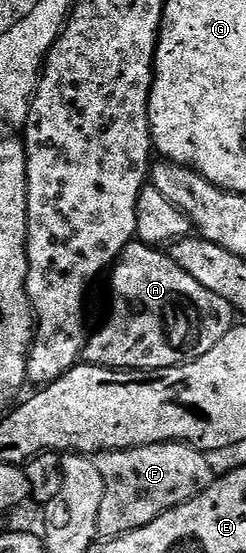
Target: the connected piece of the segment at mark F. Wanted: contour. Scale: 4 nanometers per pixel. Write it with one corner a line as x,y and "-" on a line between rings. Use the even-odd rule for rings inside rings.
147,444
141,448
121,448
118,452
102,452
95,457
98,474
102,474
102,506
98,510
97,533
101,537
124,536
138,530
164,512
177,508
207,490
214,479
214,471
208,465
209,457
188,444

